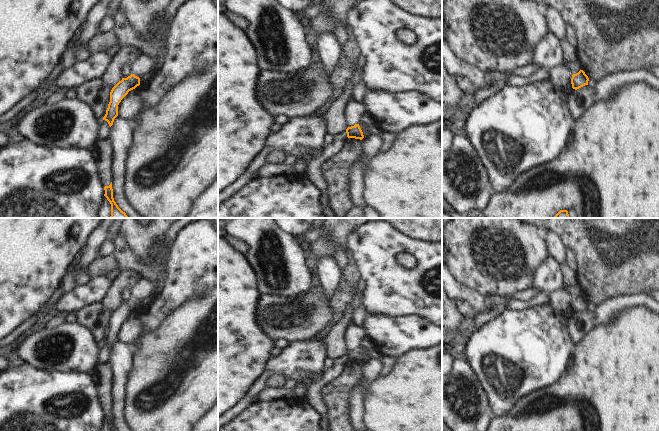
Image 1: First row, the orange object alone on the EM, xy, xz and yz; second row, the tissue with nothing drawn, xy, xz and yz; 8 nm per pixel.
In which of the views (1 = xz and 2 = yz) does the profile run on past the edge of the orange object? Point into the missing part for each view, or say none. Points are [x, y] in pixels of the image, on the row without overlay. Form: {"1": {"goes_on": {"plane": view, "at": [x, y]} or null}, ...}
{"1": {"goes_on": null}, "2": {"goes_on": null}}

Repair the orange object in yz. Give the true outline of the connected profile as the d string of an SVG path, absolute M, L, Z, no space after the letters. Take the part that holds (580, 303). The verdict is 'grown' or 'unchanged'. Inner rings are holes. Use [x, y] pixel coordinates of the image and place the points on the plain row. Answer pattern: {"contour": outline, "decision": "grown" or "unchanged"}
{"contour": "M583 294L573 298L571 302L572 312L577 314L585 309L588 309L589 302Z", "decision": "unchanged"}

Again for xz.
{"contour": "M359 348L348 351L346 353L346 357L347 357L348 362L355 362L355 363L360 363L360 364L362 364L364 362L363 356L362 356Z", "decision": "unchanged"}

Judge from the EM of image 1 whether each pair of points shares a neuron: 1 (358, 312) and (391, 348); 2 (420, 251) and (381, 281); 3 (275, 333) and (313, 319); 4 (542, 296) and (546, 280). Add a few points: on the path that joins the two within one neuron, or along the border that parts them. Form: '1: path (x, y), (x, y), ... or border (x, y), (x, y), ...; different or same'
1: border (366, 313), (360, 326); different
2: path (420, 264), (405, 281), (394, 281); same
3: path (284, 328), (294, 327), (300, 321), (304, 321); same
4: border (542, 289), (550, 291); different

